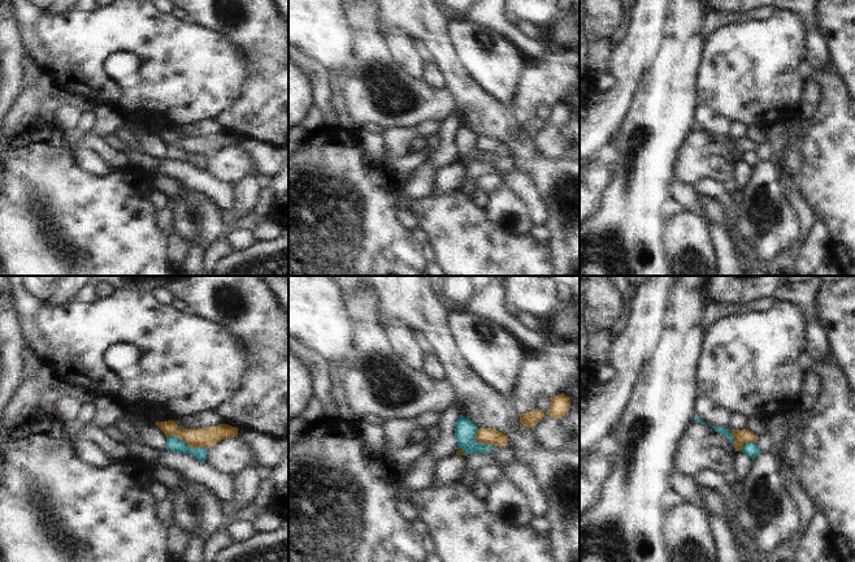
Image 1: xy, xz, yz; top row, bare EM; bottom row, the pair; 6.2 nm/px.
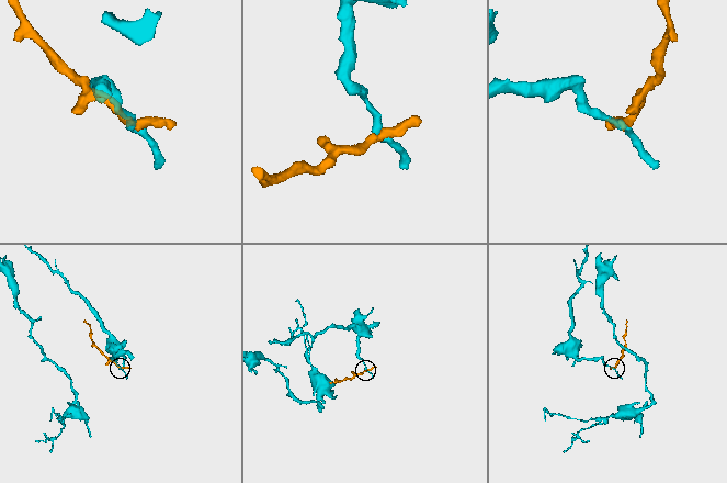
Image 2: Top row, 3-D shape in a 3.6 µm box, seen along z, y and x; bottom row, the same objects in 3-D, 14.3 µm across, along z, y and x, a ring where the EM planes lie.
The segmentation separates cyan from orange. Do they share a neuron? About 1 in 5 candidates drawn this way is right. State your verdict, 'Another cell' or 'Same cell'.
Another cell.

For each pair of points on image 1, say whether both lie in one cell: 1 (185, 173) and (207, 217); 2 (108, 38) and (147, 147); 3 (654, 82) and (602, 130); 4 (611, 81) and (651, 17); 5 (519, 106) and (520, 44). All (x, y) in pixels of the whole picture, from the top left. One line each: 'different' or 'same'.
1: different
2: different
3: different
4: different
5: different

